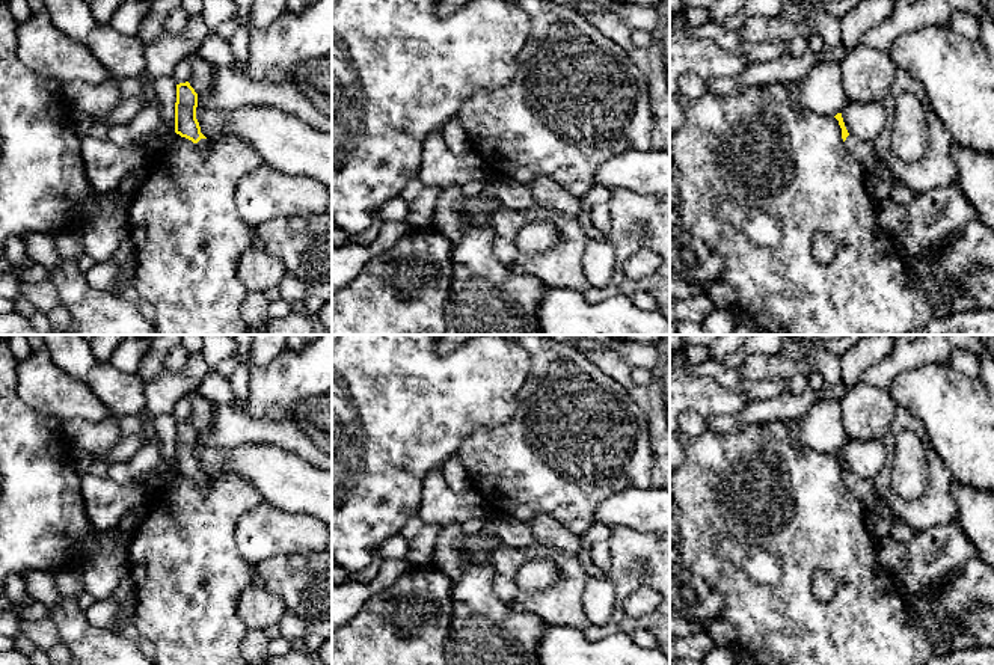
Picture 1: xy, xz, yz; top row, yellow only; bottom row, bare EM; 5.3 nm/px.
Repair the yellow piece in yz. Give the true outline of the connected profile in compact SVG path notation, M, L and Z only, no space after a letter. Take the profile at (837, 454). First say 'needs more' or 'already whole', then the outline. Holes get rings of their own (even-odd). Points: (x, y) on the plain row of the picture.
needs more; M837 451L834 454L839 458L839 463L842 466L842 477L851 490L851 493L869 510L872 505L872 499L878 495L876 486L873 481L866 481L860 478L858 475L848 470L842 451Z

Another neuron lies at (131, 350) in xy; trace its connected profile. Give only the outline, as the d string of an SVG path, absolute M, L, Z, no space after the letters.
M125 335L125 338L115 348L109 362L119 371L127 374L137 374L142 360L149 351L151 335Z

